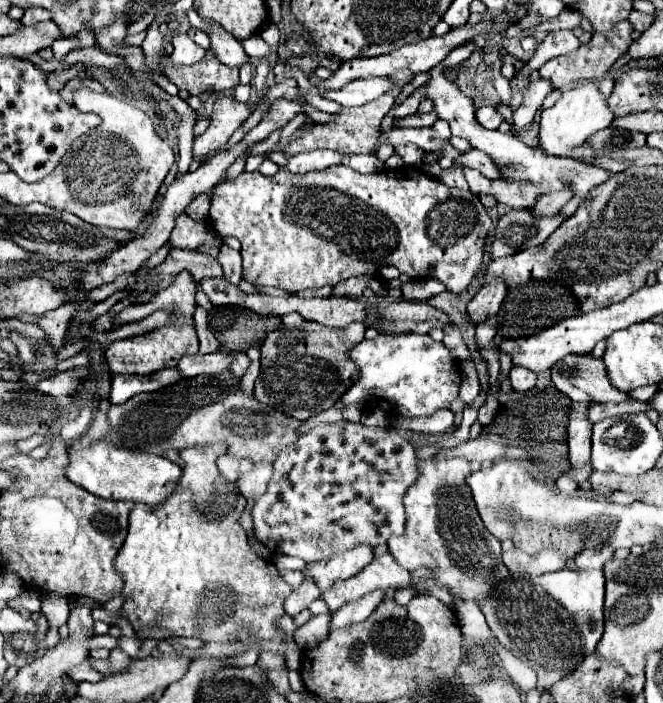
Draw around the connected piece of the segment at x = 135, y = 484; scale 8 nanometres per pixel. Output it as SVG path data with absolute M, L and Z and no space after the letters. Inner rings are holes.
M96 441L84 451L70 451L70 465L66 469L66 477L102 499L128 499L140 501L148 507L158 507L176 489L182 477L182 469L160 455L128 451L122 447L112 447L110 443L106 445L106 441Z

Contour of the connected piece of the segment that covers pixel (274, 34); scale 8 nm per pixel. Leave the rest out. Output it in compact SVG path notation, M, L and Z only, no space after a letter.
M270 23L270 25L260 33L260 37L262 37L270 47L276 47L276 45L278 45L278 37L280 37L280 33L278 33L276 25Z

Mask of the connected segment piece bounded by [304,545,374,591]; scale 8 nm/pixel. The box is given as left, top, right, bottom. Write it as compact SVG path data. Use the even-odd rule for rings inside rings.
M360 545L344 553L336 553L330 561L324 563L308 563L304 575L310 577L320 591L330 589L338 579L348 579L360 573L374 559L372 547Z

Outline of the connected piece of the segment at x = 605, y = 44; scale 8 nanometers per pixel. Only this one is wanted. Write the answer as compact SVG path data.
M622 21L622 23L616 23L610 31L606 33L594 33L590 43L588 45L580 45L574 53L568 53L568 55L560 55L560 57L554 57L550 61L546 61L538 73L542 79L548 79L552 83L554 89L566 89L574 83L580 83L580 81L598 81L602 79L608 69L628 51L630 43L634 41L632 39L632 25L628 21Z

